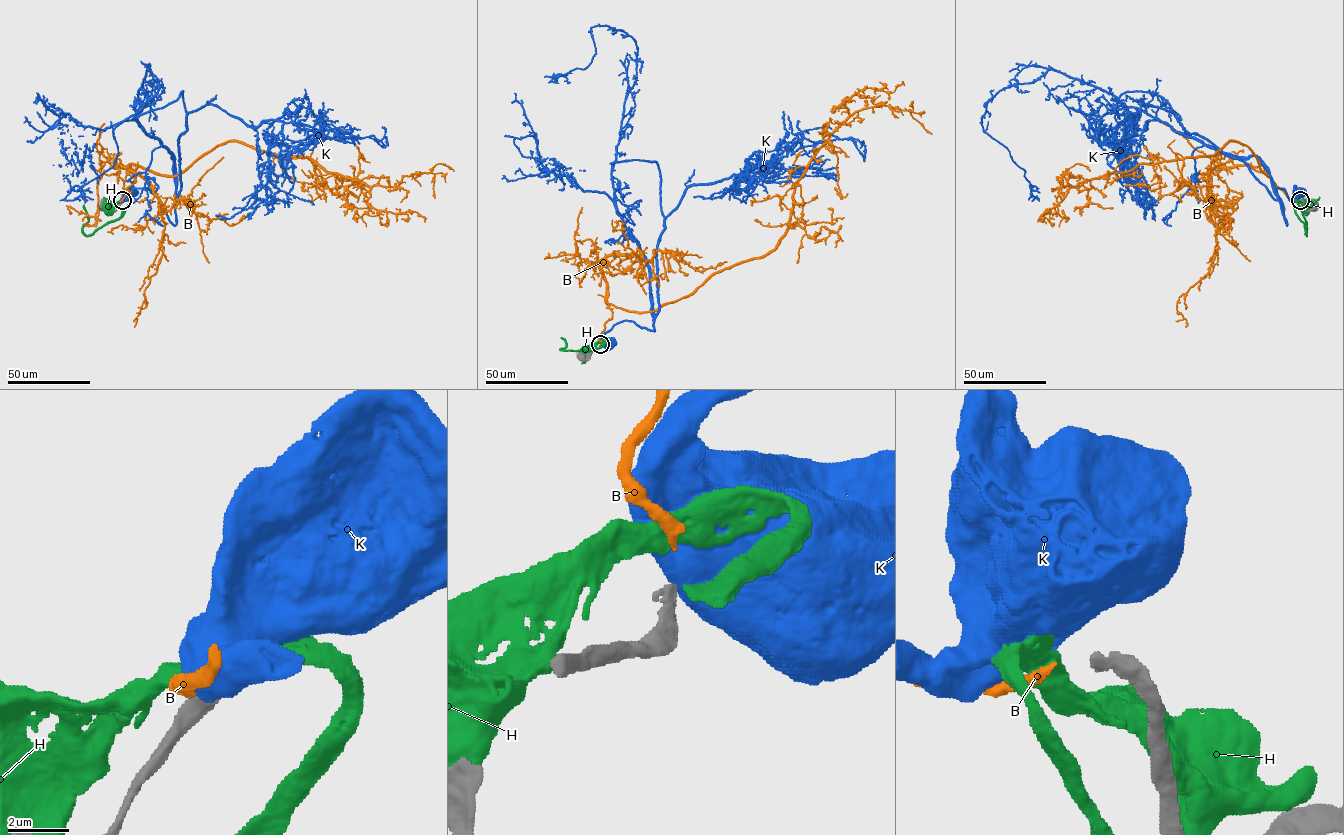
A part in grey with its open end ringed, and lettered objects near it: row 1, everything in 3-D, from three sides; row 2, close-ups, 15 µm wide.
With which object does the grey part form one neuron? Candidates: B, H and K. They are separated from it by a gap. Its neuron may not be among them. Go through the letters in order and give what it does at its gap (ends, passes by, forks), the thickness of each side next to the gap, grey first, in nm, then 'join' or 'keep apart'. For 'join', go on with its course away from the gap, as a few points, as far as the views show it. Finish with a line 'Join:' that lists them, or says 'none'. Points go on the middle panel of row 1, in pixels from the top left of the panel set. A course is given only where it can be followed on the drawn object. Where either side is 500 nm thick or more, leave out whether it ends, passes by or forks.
B: it ends | 400/280 nm | join | via (601, 342), (606, 297), (655, 311), (771, 252), (795, 182), (856, 112), (908, 110), (931, 134)
H: 400/650 nm | keep apart
K: 400/800 nm | keep apart
Join: B

